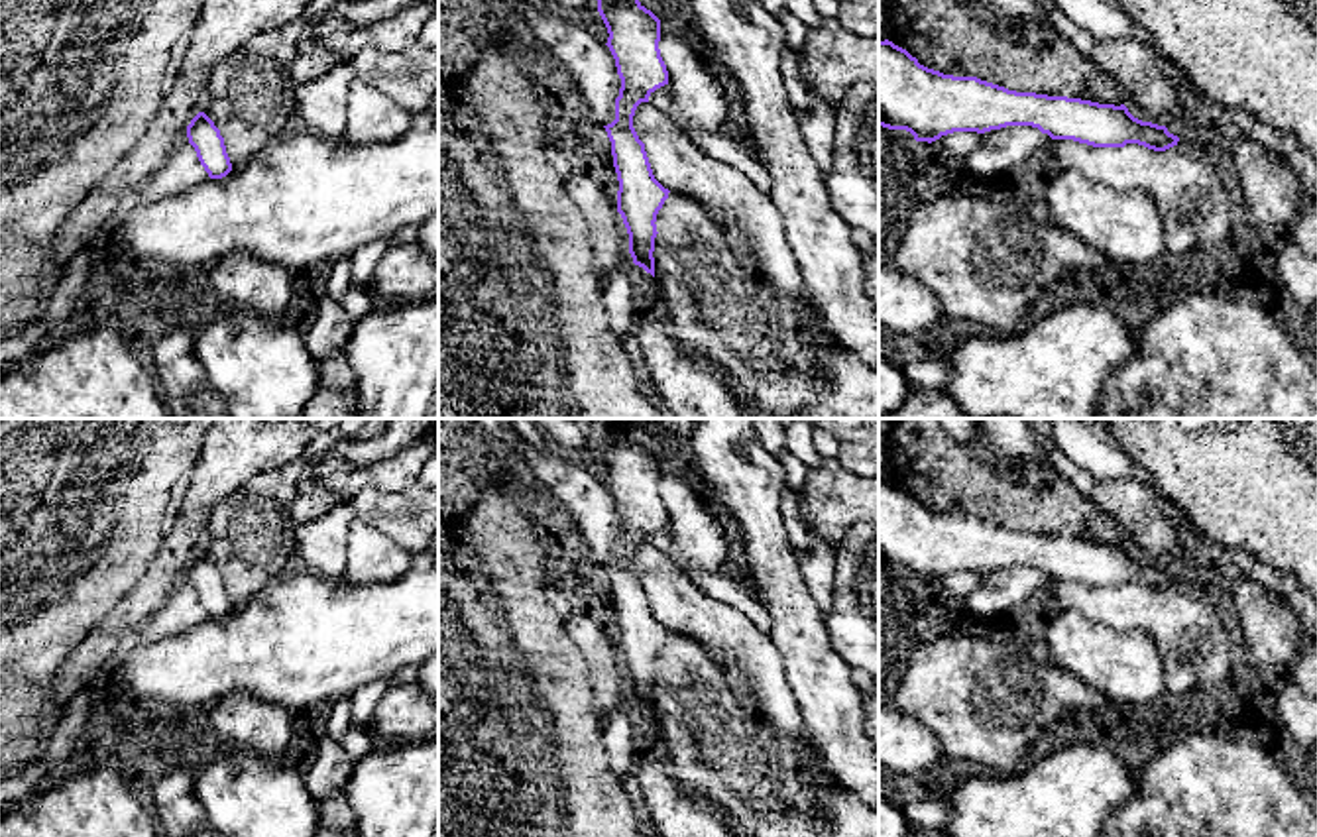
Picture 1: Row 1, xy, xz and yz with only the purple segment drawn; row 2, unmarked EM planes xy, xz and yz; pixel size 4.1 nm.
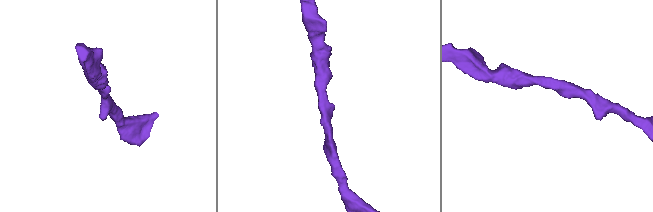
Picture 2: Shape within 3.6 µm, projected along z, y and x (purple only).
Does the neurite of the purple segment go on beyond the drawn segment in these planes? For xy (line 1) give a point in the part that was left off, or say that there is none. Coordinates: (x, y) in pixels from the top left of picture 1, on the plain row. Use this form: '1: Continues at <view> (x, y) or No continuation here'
1: No continuation here

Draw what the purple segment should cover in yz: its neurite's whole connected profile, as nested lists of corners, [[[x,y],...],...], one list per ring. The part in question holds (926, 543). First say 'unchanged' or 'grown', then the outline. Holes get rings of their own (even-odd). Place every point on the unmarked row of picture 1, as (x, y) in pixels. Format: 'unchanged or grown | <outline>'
unchanged | [[[879,481],[879,566],[906,570],[916,582],[936,582],[953,572],[985,574],[1006,566],[1032,566],[1052,580],[1073,580],[1093,587],[1138,584],[1154,591],[1177,586],[1166,566],[1134,558],[1124,544],[1099,544],[1081,538],[1016,532],[977,517],[953,517],[928,509],[906,489]]]

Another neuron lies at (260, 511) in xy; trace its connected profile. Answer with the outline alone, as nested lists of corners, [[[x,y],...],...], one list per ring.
[[[297,464],[263,472],[210,511],[200,552],[220,570],[232,609],[285,574],[297,546],[291,505],[301,472]]]

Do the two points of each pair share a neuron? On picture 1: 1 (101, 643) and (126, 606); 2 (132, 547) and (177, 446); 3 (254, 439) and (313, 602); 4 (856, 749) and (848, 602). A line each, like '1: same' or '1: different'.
1: same
2: same
3: different
4: different

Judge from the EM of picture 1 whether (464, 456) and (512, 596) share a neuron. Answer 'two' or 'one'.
one

